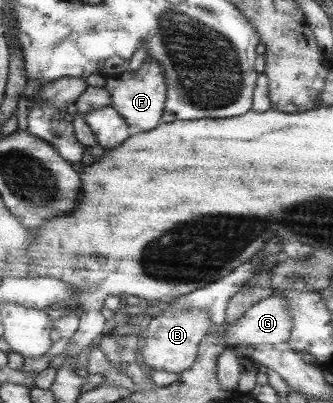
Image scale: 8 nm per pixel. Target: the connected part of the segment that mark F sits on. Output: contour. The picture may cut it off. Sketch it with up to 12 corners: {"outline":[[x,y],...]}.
{"outline":[[146,57],[135,71],[105,75],[109,105],[142,131],[164,110],[166,83]]}

